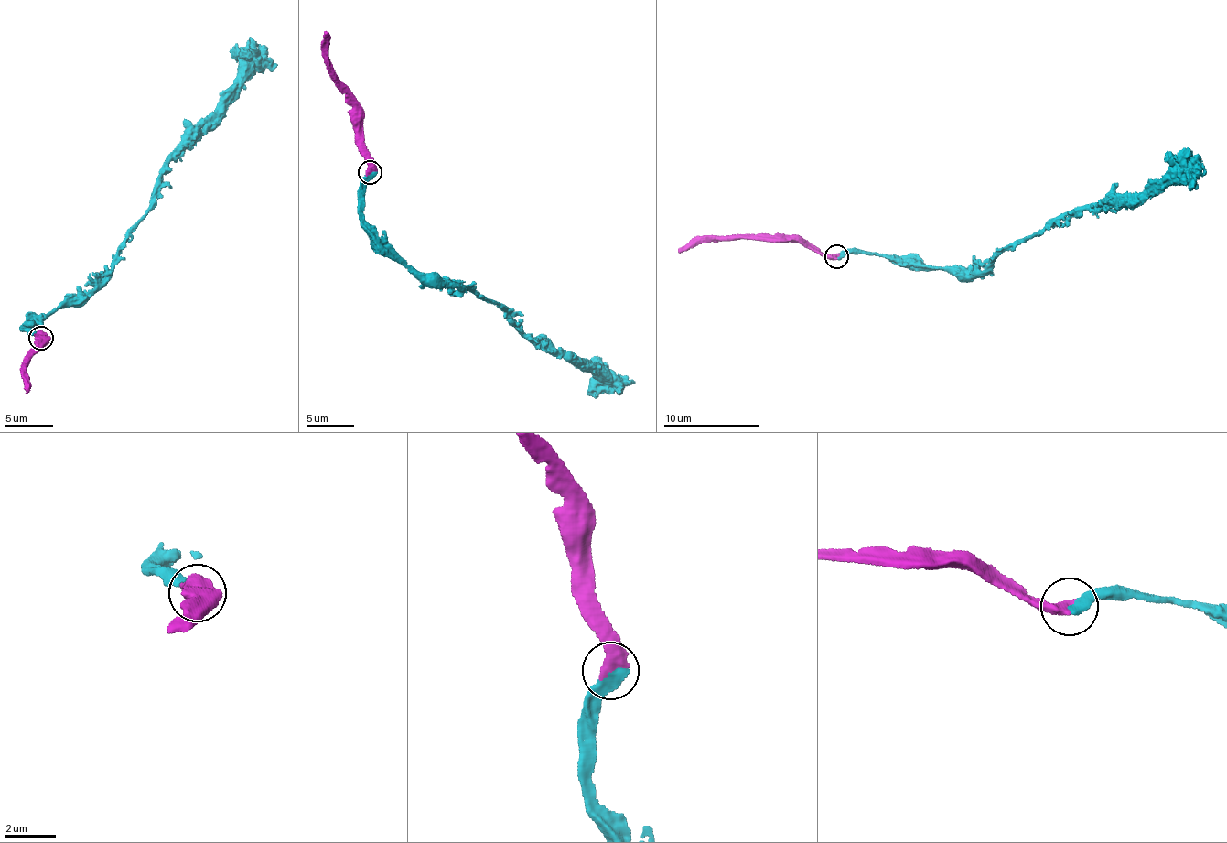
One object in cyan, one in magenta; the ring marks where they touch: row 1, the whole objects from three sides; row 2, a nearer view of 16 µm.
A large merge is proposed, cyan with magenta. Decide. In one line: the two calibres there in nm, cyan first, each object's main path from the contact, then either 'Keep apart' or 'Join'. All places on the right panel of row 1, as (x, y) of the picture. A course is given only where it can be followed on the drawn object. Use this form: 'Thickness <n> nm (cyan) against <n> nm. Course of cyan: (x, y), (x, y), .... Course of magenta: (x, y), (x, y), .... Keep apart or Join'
Thickness 400 nm (cyan) against 480 nm. Course of cyan: (836, 256), (853, 253), (887, 254), (961, 278), (1049, 225), (1087, 209), (1122, 203), (1178, 182), (1194, 186). Course of magenta: (836, 256), (820, 255), (795, 241), (721, 238), (692, 243), (679, 252). Join

